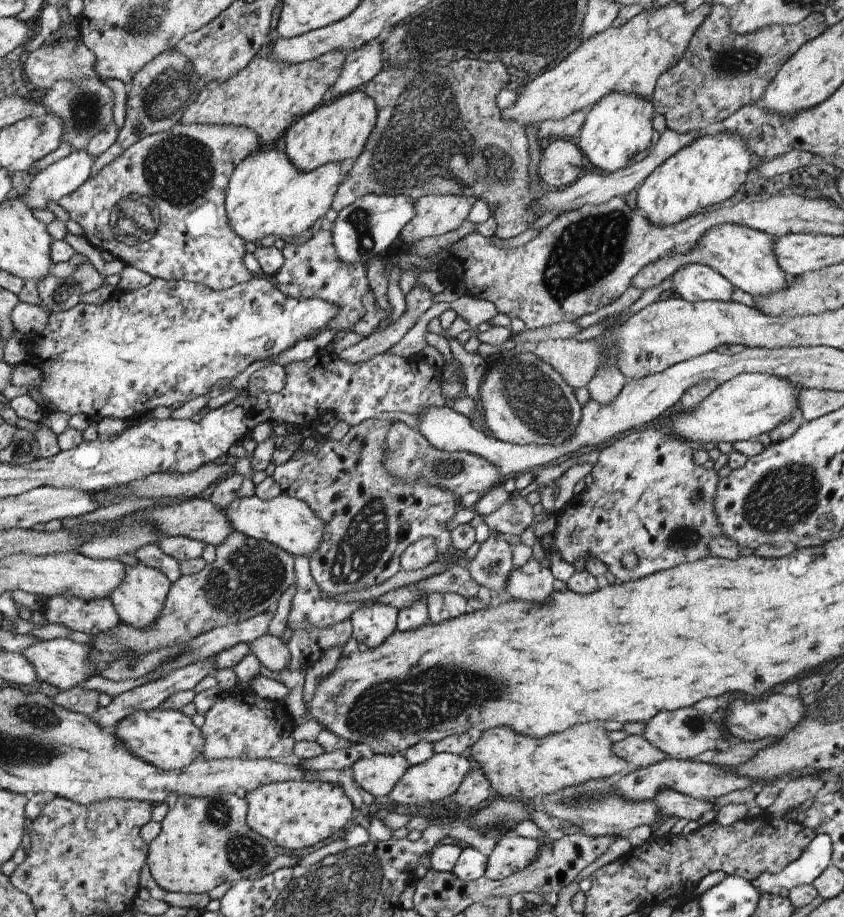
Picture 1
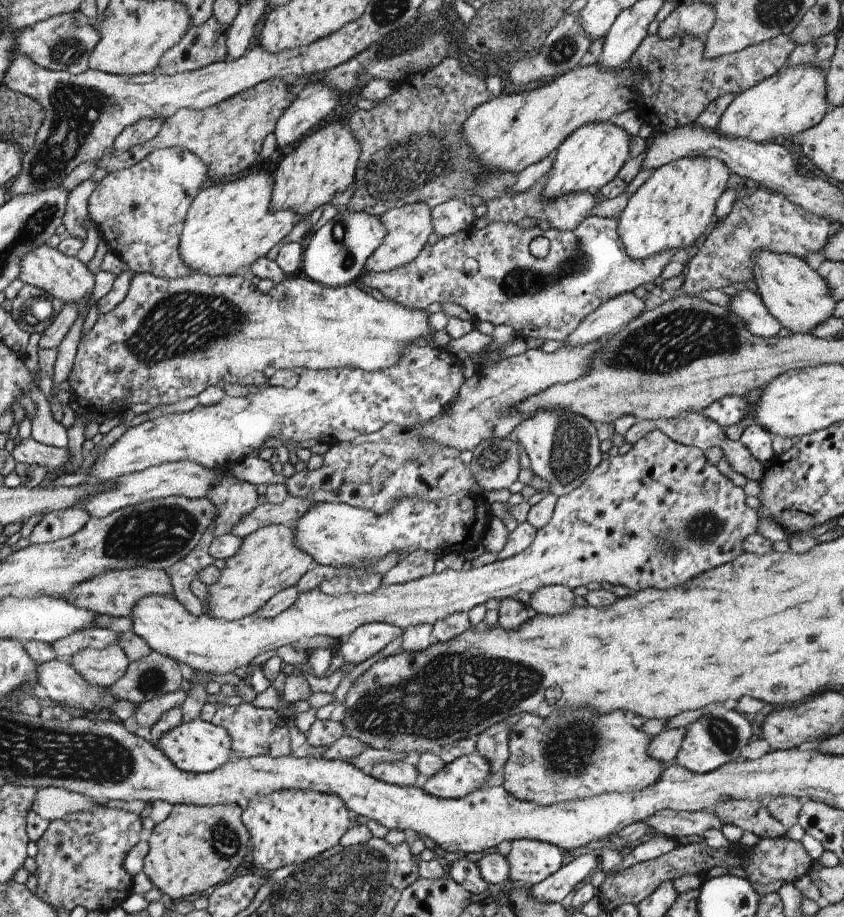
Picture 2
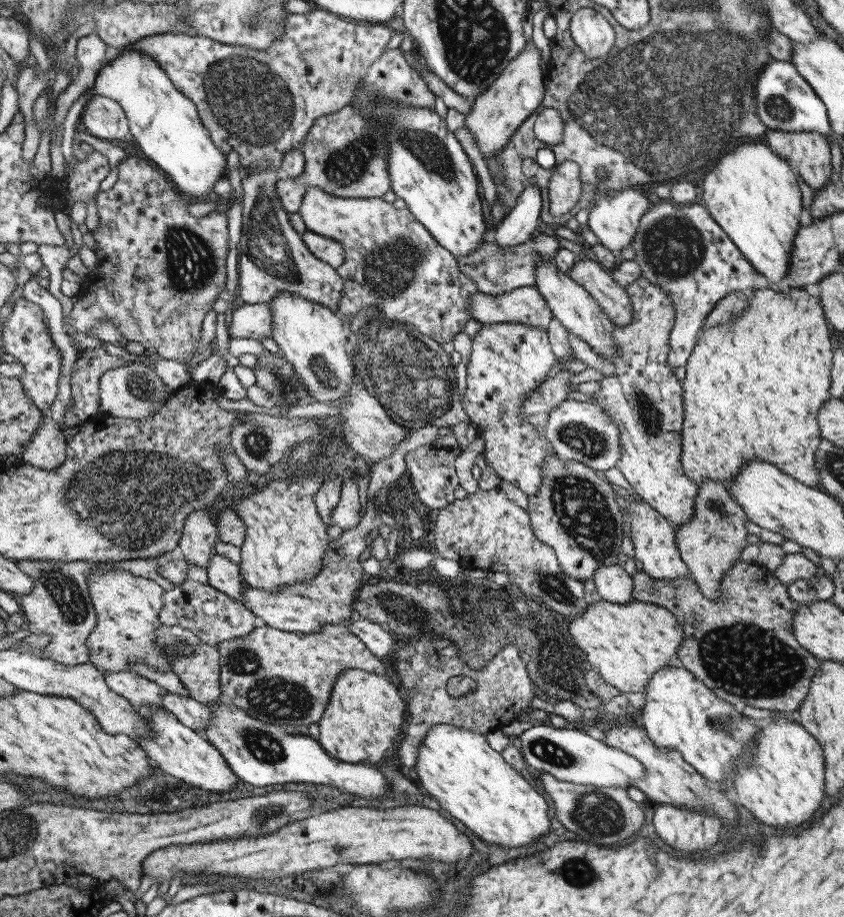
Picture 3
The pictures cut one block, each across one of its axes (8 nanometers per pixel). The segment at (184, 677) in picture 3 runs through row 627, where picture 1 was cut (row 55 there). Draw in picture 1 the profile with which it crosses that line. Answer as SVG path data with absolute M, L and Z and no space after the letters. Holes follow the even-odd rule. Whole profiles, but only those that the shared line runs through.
M169 49L156 56L152 62L148 62L146 67L134 74L128 86L125 121L116 142L106 152L96 157L90 177L98 174L106 164L112 164L122 152L126 152L126 149L138 140L154 133L170 130L176 123L181 123L181 111L198 98L199 88L200 84L196 81L192 64L180 52Z

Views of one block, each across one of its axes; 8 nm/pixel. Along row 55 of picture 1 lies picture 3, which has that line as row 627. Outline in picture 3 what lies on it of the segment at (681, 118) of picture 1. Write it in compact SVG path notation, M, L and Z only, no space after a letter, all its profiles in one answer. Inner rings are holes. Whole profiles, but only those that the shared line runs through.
M739 560L722 578L720 600L706 598L691 578L664 580L648 576L644 570L641 570L632 576L632 581L634 581L633 600L657 604L674 613L684 629L684 640L678 648L677 663L692 672L692 675L710 688L715 696L732 705L744 702L746 706L778 710L782 713L798 711L801 708L801 703L810 693L819 660L804 649L794 637L791 625L796 614L796 602L774 572L758 564Z

